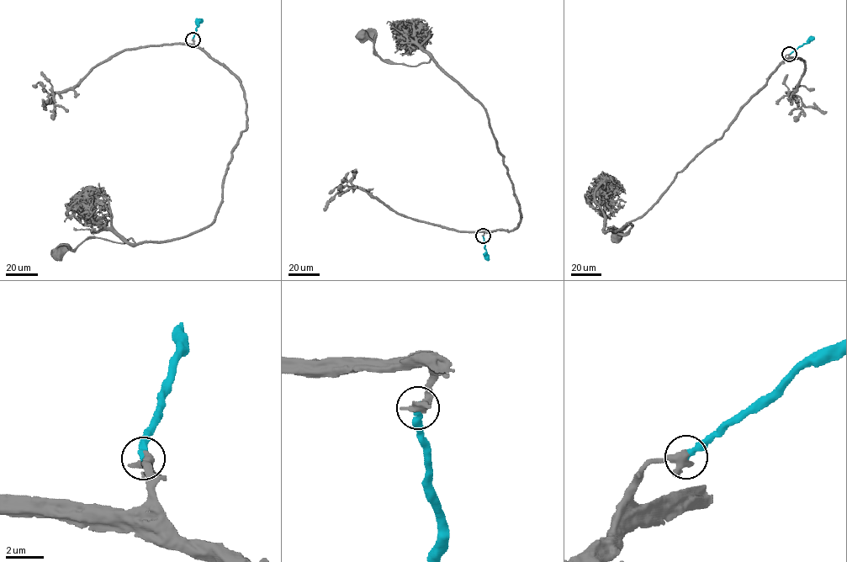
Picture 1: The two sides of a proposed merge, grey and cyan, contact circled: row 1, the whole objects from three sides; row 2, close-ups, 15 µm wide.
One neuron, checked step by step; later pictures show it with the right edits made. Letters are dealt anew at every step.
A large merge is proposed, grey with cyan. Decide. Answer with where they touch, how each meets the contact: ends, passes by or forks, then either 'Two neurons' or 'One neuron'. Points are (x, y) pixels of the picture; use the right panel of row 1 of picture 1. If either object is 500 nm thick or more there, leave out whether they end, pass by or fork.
Place: (789, 54). At the ring grey passes by. At the ring cyan ends. One neuron

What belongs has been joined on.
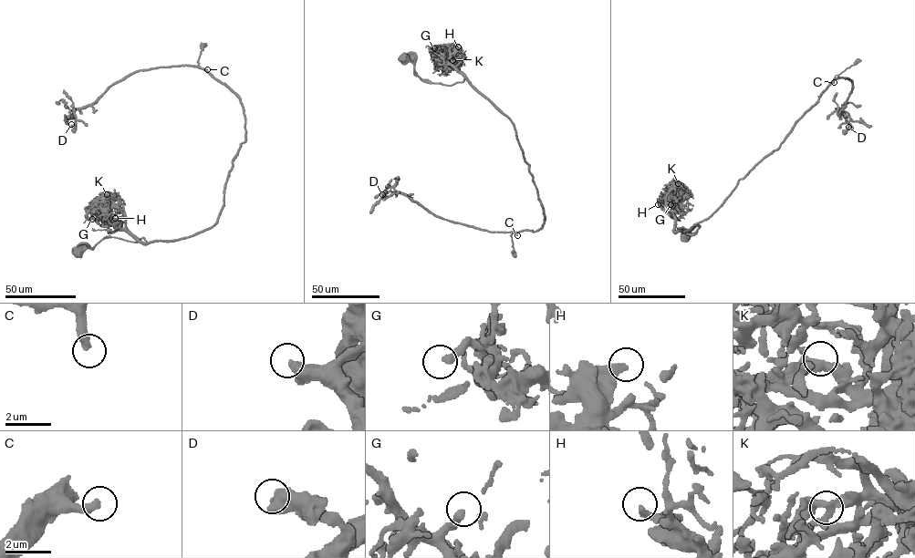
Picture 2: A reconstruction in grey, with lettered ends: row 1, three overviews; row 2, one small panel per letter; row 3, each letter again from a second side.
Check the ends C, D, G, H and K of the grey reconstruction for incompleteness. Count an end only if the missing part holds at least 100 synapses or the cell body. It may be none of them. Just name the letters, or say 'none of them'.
C

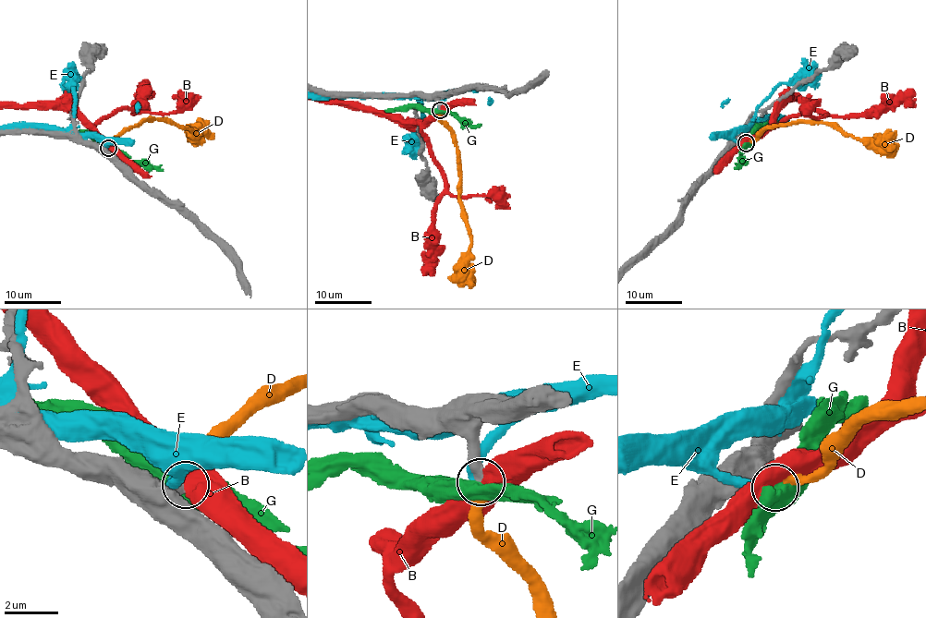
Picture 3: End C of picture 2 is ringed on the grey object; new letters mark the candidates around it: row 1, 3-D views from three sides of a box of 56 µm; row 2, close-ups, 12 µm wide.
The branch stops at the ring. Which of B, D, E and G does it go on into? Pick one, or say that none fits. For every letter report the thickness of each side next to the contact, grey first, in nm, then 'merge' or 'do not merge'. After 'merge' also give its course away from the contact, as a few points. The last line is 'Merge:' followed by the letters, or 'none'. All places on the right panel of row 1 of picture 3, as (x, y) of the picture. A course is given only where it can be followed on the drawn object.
B: 400/550 nm | do not merge
D: 400/320 nm | merge | via (746, 142), (754, 141), (767, 128), (810, 121), (838, 126), (853, 139), (892, 143), (894, 148)
E: 500/460 nm | do not merge
G: 400/600 nm | do not merge
Merge: D

